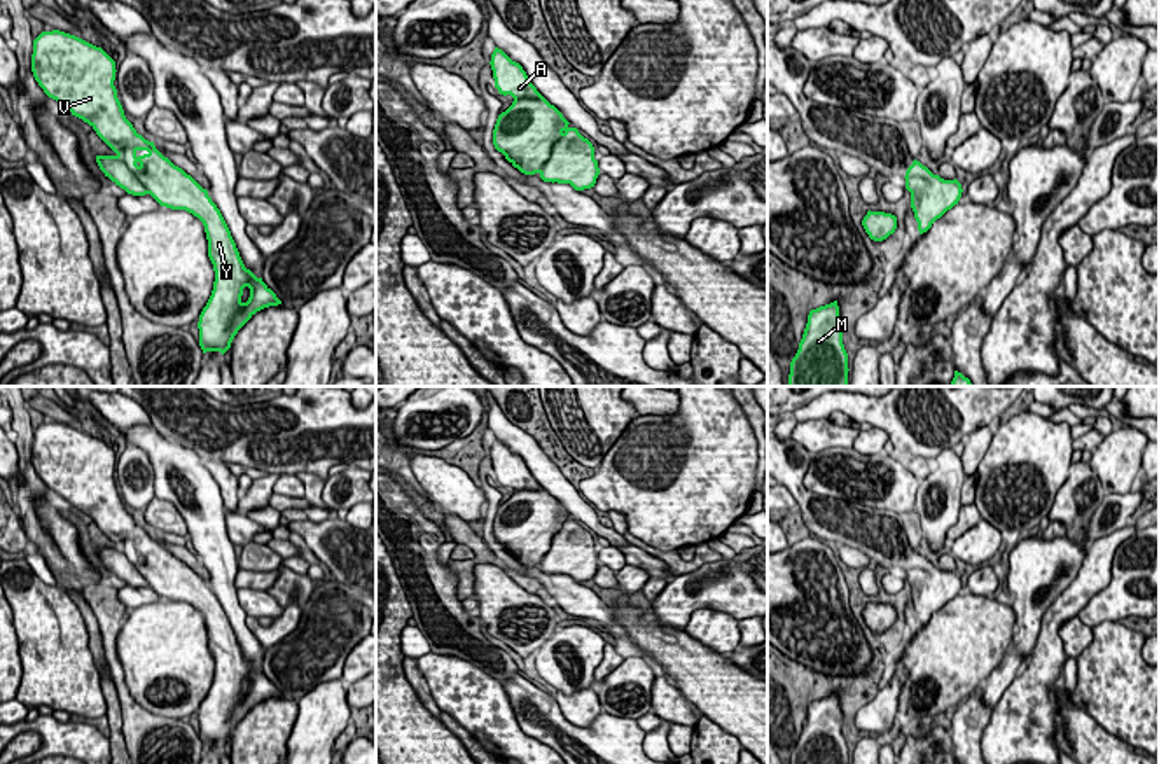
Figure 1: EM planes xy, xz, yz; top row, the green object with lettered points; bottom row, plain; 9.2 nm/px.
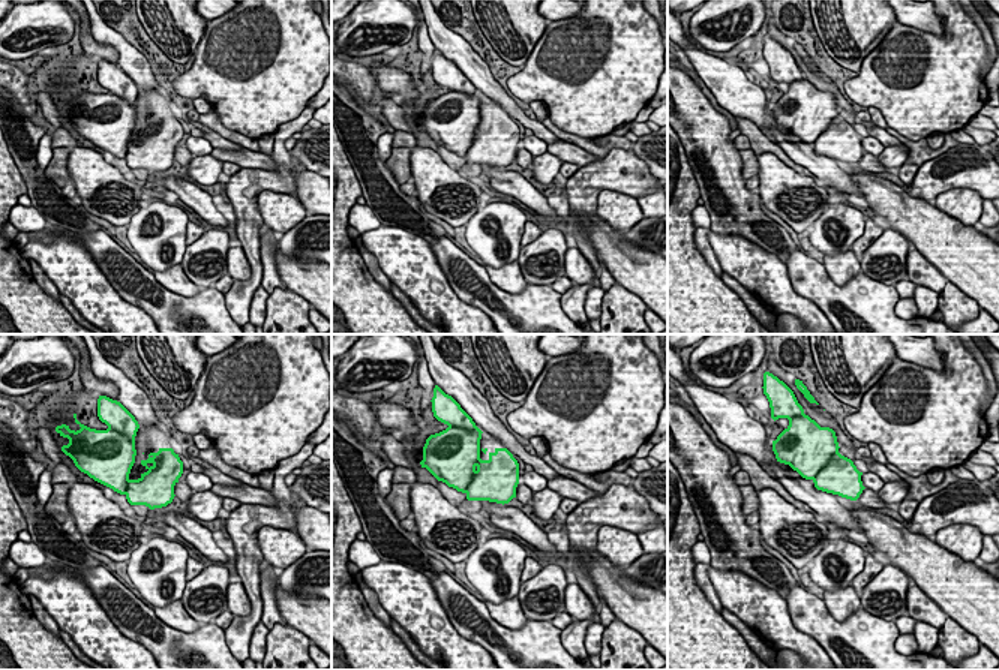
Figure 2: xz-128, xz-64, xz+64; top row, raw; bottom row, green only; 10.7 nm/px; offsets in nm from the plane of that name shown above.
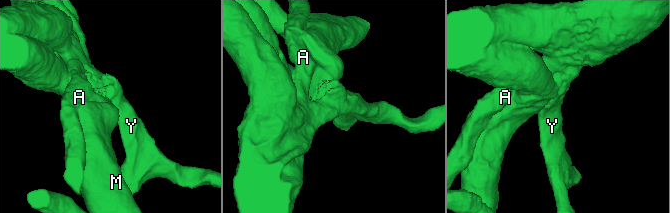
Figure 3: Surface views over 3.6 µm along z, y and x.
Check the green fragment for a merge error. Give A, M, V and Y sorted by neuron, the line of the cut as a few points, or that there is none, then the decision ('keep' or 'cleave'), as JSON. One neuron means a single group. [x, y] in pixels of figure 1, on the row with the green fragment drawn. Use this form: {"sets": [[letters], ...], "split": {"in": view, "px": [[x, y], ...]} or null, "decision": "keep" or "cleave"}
{"sets": [["A", "M", "V", "Y"]], "split": null, "decision": "keep"}

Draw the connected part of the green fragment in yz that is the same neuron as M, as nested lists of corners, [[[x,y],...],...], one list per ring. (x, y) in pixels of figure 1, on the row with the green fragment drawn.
[[[837,301],[811,309],[790,362],[788,386],[848,386],[848,371]]]

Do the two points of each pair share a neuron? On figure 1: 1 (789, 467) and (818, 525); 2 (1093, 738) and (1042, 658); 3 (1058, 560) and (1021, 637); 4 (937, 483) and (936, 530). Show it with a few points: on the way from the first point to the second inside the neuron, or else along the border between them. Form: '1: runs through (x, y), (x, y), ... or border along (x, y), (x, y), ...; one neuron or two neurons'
1: runs through (794, 481), (813, 511); one neuron
2: border along (1061, 679), (1054, 693), (1058, 715); two neurons
3: runs through (1039, 579), (1030, 595), (1028, 618); one neuron
4: runs through (937, 495), (936, 518); one neuron

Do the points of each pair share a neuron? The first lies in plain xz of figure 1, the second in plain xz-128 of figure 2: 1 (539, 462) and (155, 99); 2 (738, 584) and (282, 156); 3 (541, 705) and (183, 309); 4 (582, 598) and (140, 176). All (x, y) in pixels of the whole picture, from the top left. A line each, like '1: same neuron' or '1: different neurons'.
1: different neurons
2: same neuron
3: same neuron
4: different neurons

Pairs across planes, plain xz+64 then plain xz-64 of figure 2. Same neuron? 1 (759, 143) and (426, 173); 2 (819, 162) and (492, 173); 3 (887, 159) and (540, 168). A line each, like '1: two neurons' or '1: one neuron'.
1: two neurons
2: one neuron
3: one neuron

